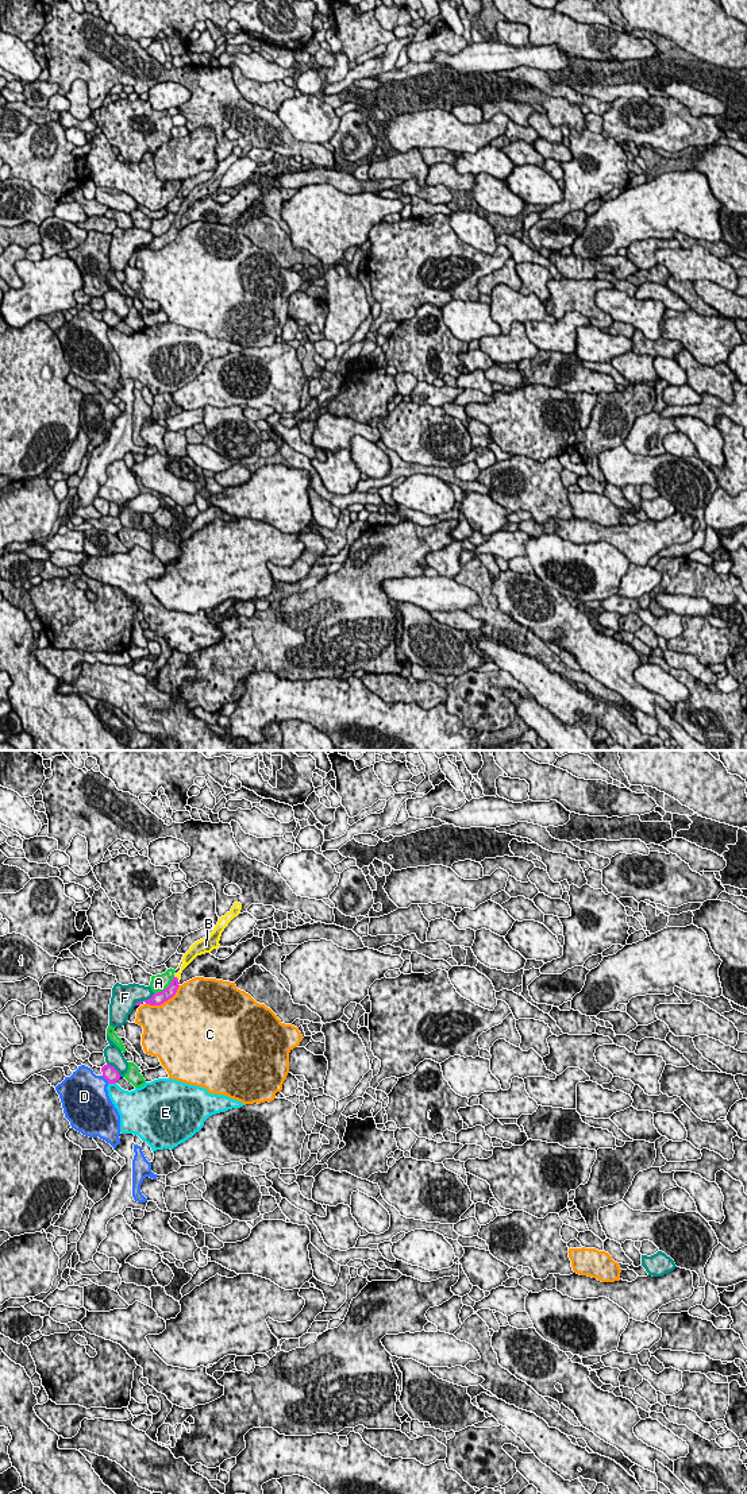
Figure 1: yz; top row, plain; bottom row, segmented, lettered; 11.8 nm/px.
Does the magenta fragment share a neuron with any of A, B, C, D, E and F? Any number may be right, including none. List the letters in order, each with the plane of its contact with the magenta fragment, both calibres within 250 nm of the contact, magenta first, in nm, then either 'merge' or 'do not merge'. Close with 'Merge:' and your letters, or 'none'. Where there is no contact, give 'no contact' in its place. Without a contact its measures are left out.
A: yz | 140/200 nm | do not merge
B: yz | 140/120 nm | merge
C: yz | 140/480 nm | do not merge
D: yz | 180/420 nm | do not merge
E: yz | 180/260 nm | do not merge
F: yz | 140/300 nm | do not merge
Merge: B

